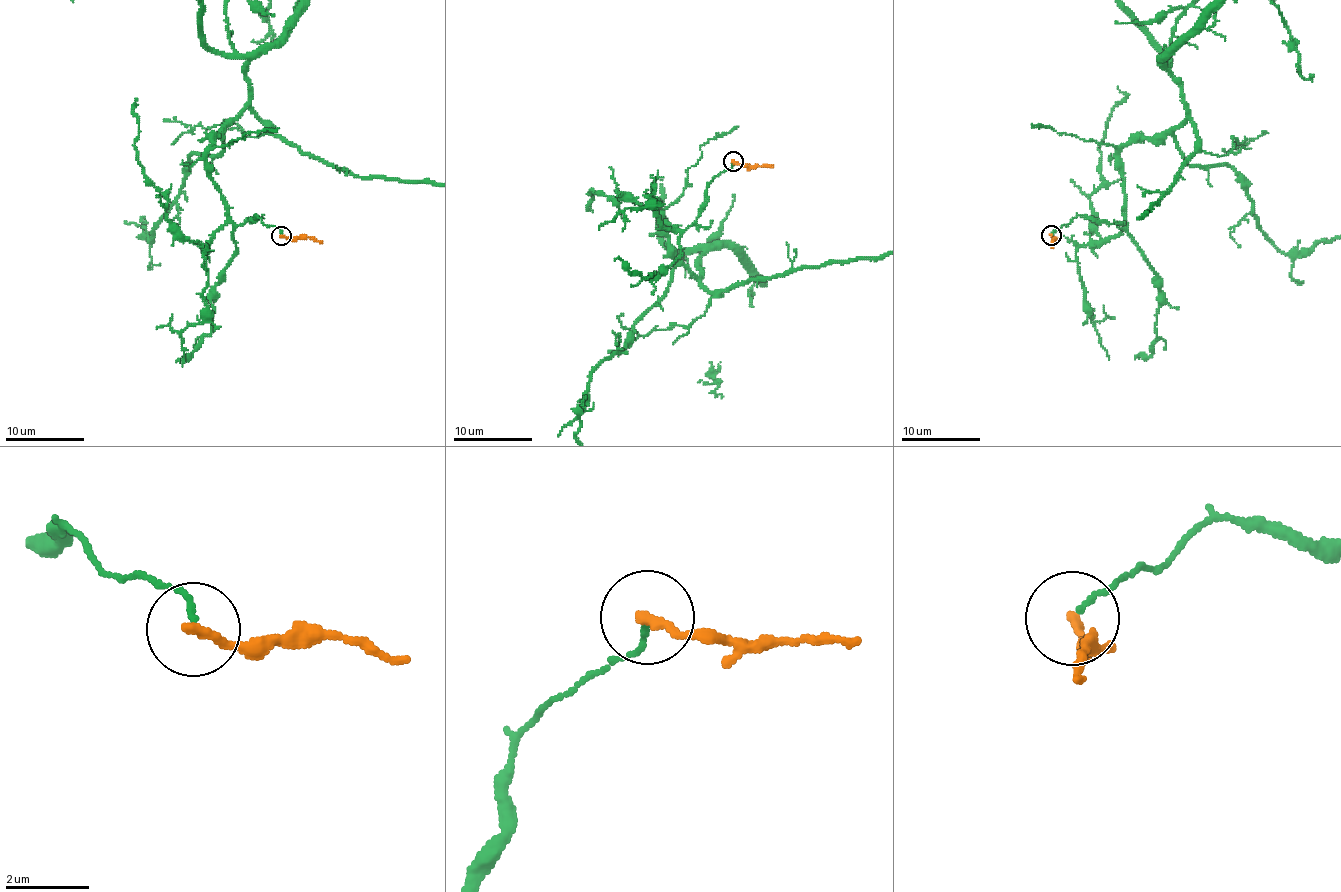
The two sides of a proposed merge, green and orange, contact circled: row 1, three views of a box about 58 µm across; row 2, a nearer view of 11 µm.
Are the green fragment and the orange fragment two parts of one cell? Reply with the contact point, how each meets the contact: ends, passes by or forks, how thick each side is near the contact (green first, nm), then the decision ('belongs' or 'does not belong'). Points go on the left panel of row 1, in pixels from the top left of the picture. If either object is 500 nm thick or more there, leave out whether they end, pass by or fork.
(281, 236) | green ends | orange ends | 110/240 nm | does not belong

